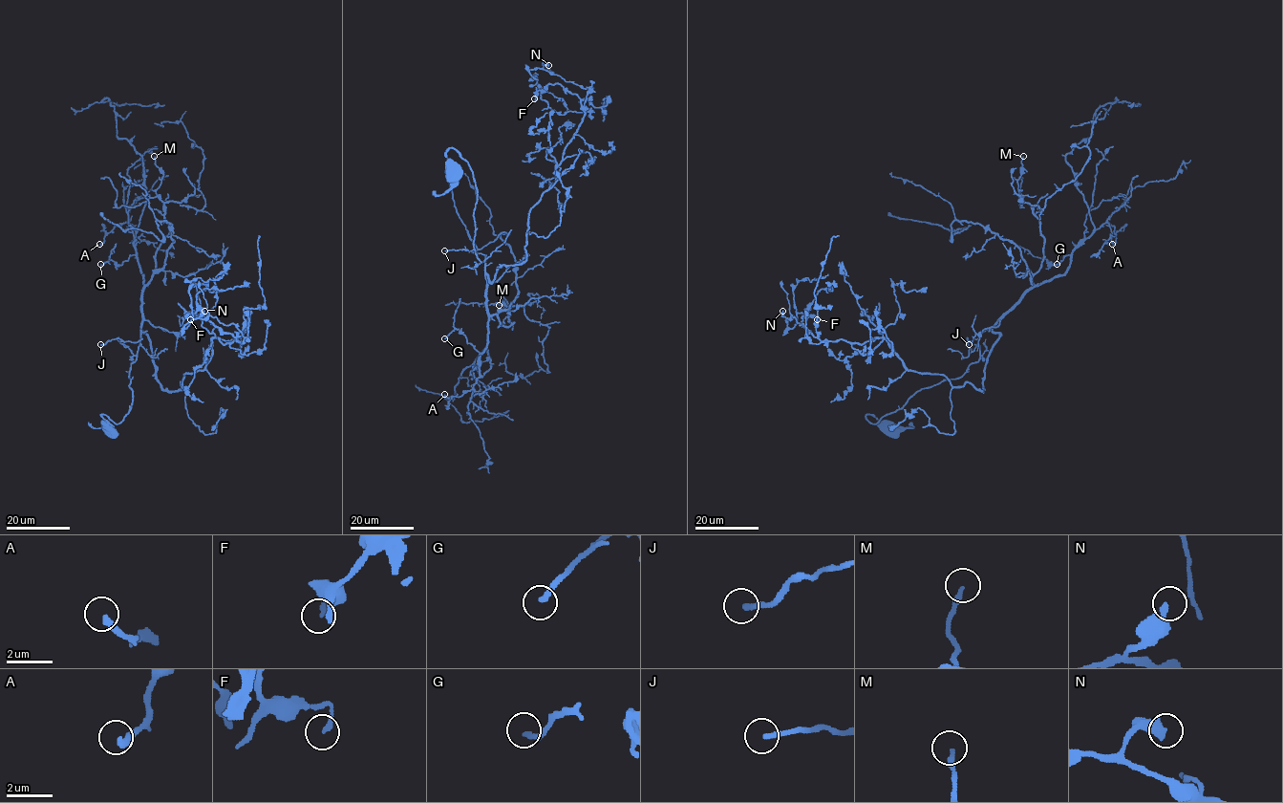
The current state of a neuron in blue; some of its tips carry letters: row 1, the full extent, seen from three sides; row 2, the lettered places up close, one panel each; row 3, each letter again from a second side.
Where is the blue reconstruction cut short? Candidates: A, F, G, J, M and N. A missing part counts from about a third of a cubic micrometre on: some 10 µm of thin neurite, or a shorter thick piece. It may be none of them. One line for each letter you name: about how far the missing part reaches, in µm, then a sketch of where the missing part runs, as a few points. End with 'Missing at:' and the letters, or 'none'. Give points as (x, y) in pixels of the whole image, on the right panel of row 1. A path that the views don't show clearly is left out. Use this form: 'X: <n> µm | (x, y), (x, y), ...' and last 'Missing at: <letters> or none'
A: 15 µm
G: 8 µm
J: 30 µm
Missing at: A, G, J

